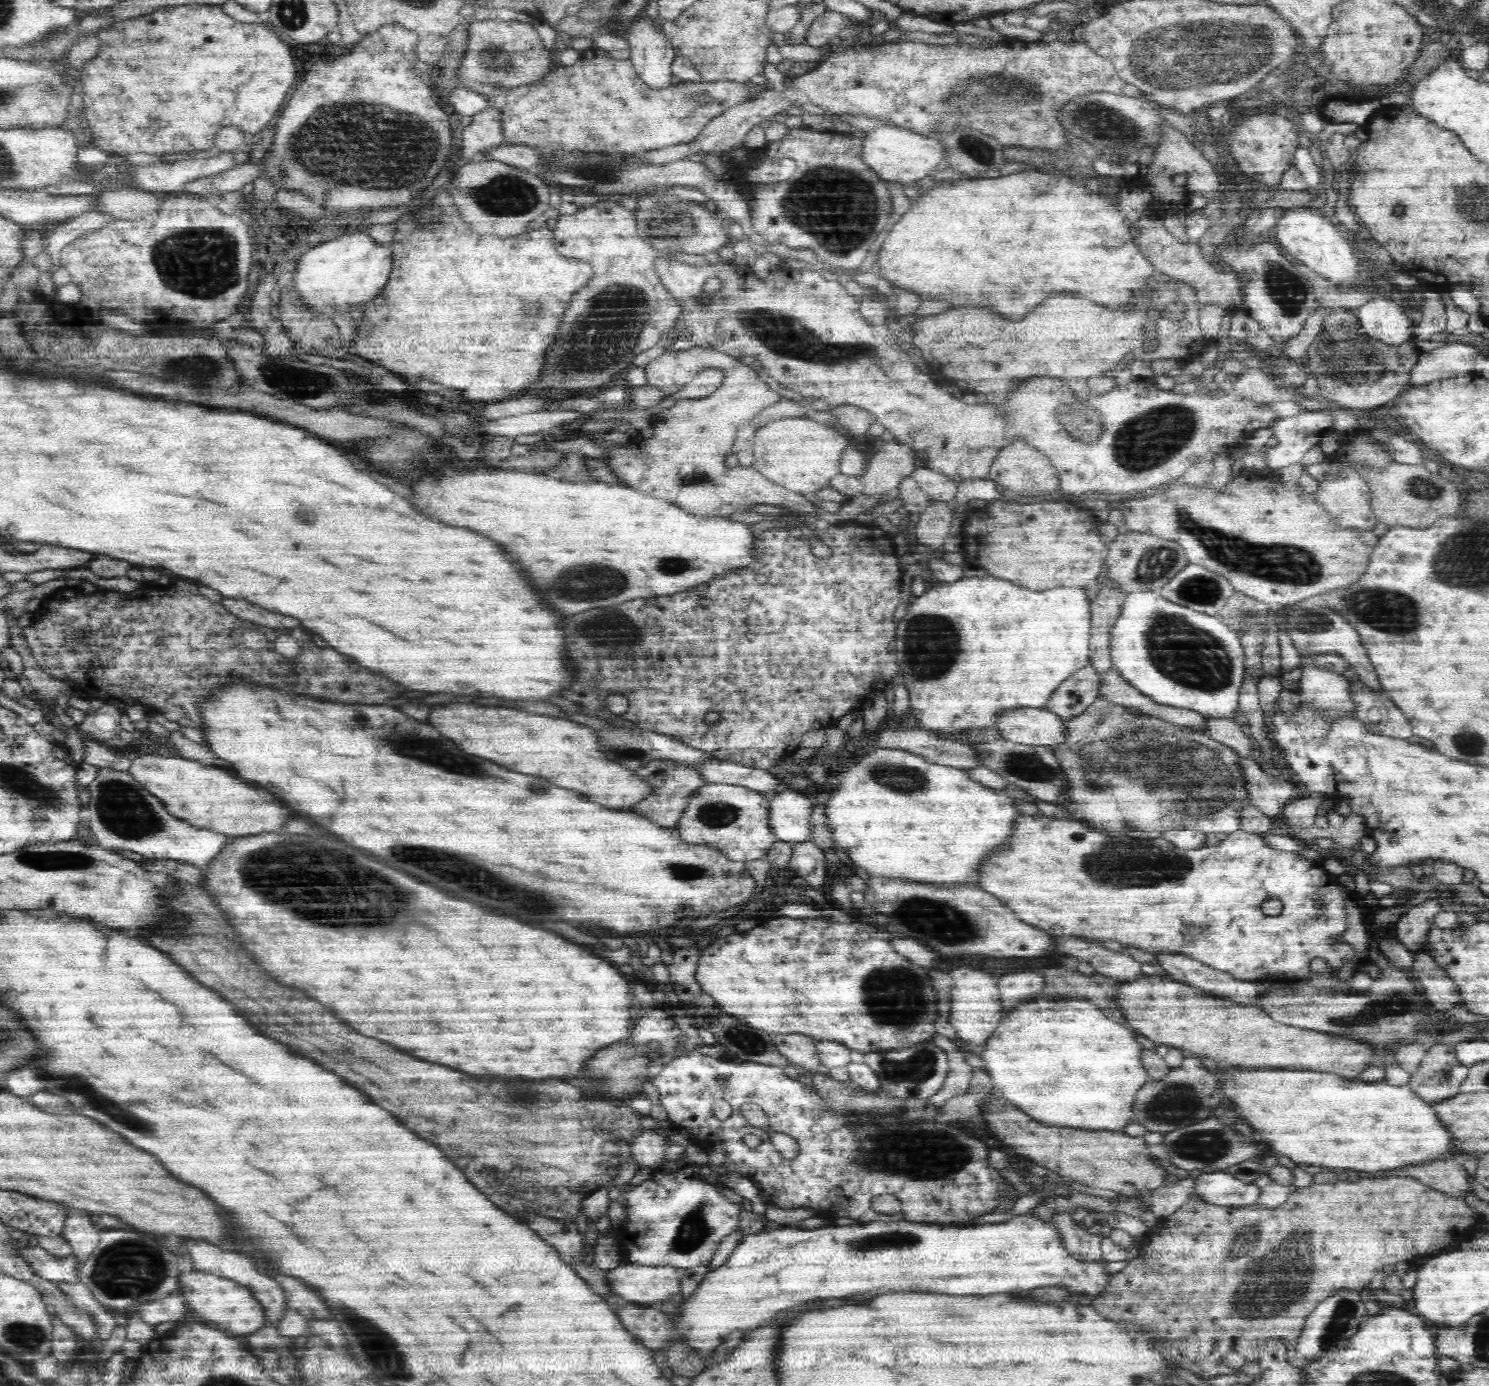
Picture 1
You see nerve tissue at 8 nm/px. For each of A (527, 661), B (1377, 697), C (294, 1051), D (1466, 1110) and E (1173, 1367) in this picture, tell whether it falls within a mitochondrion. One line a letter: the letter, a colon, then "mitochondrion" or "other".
A: other
B: other
C: other
D: other
E: other

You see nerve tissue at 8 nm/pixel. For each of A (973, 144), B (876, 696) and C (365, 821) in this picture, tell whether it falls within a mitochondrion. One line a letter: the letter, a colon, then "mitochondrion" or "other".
A: mitochondrion
B: other
C: other

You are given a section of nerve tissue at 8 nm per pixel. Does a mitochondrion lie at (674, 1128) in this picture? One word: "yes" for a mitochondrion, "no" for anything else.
no

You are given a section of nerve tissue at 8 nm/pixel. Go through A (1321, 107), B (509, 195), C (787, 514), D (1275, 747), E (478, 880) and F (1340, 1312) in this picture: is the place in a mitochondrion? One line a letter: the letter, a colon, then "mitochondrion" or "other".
A: other
B: mitochondrion
C: other
D: other
E: mitochondrion
F: mitochondrion

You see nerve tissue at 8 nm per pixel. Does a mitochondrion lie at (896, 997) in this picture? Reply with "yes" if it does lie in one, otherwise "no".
yes

